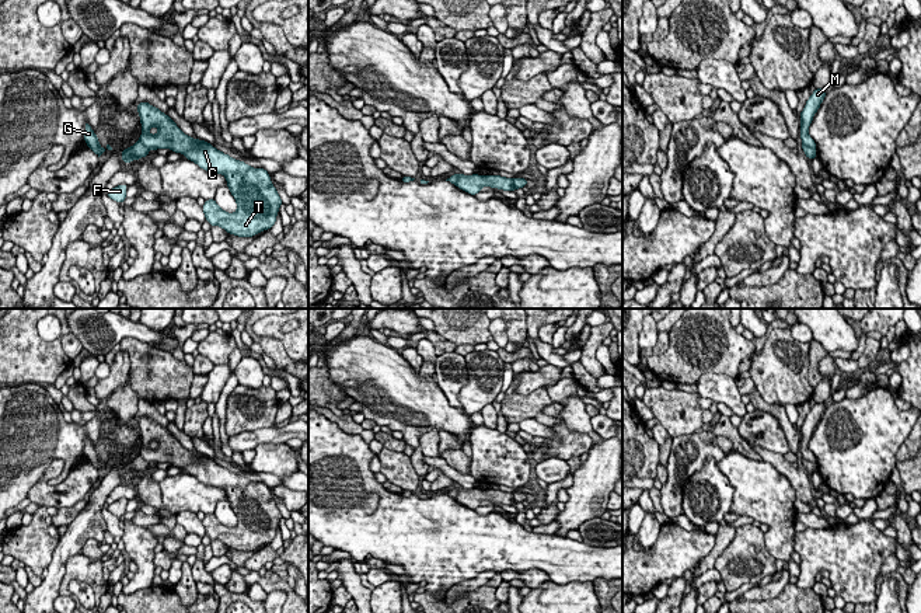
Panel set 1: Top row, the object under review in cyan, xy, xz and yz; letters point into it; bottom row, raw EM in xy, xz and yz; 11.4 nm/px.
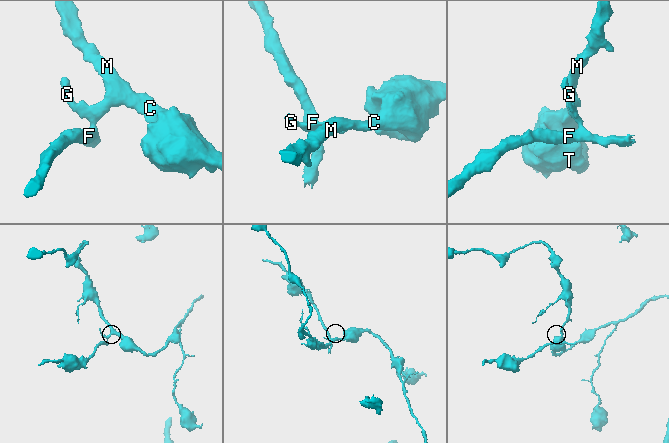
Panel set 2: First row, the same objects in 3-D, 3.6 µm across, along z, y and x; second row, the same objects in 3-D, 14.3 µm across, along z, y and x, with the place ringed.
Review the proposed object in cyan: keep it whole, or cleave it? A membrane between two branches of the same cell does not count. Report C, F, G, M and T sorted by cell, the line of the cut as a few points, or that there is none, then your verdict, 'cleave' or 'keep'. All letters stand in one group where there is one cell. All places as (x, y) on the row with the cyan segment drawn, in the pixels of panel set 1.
C M T / F G; cut in yz along (803, 143), (815, 149); cleave

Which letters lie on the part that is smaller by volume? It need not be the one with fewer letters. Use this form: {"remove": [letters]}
{"remove": ["F", "G"]}

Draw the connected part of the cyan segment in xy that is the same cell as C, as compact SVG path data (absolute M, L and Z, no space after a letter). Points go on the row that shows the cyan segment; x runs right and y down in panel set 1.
M146 101L137 104L137 112L143 129L139 140L146 147L171 149L200 168L226 177L237 210L227 213L214 199L205 201L202 209L210 226L220 226L238 237L254 237L275 224L282 199L265 168L252 168L202 139L186 136L168 115Z

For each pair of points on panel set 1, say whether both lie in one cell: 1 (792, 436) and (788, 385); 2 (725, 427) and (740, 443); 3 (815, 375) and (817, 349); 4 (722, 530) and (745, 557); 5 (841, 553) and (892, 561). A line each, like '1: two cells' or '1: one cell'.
1: two cells
2: one cell
3: one cell
4: two cells
5: two cells

